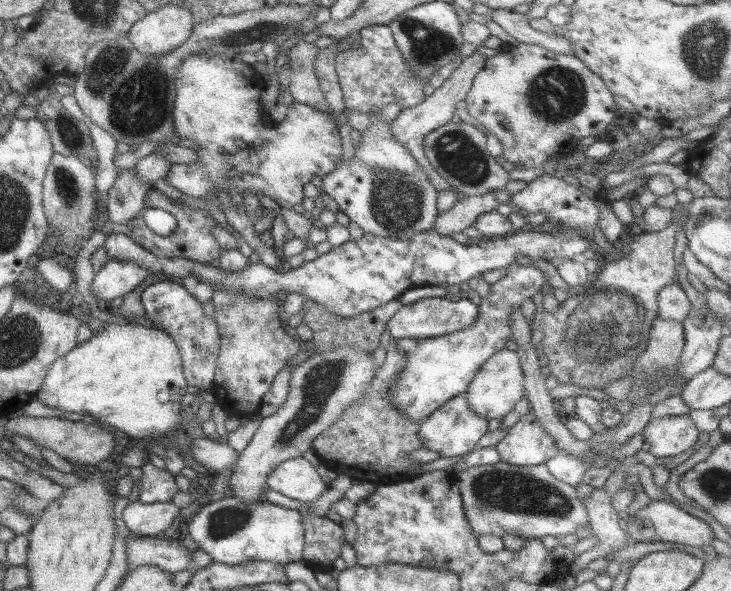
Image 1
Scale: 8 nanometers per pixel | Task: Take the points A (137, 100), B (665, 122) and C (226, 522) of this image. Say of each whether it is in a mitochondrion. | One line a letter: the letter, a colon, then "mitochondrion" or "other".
A: mitochondrion
B: other
C: mitochondrion

